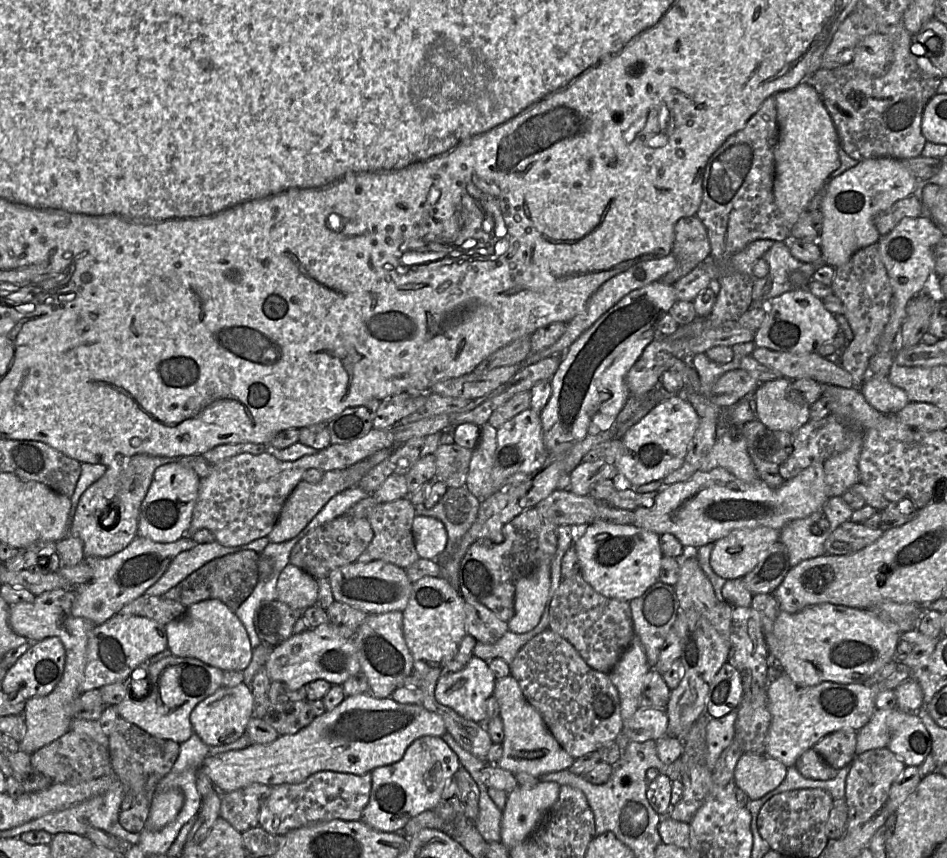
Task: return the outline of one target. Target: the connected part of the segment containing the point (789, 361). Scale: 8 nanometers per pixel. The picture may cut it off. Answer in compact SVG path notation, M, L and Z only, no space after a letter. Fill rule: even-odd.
M756 347L751 356L761 365L789 380L809 378L821 384L856 388L851 374L839 363L831 362L817 353L796 354Z

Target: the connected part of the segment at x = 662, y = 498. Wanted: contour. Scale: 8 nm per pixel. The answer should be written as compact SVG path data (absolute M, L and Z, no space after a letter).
M815 462L802 470L797 476L786 480L780 487L772 488L760 478L745 482L722 467L710 471L697 470L688 480L665 486L658 491L651 507L638 507L634 512L633 525L654 532L658 535L670 533L684 546L683 556L697 553L697 549L707 543L713 543L737 528L756 528L760 526L781 530L783 526L795 519L823 511L823 506L829 499L827 495L826 478L823 471L824 462Z

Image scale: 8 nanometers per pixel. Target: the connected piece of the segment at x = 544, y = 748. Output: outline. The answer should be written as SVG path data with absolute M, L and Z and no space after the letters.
M509 674L496 680L493 695L500 706L500 718L503 722L503 755L497 766L515 774L525 772L539 778L541 775L568 770L575 759L557 742L547 728L540 713L526 700L517 680Z

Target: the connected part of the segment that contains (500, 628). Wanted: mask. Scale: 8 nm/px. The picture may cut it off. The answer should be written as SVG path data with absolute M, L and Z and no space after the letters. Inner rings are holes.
M465 600L467 634L478 642L494 643L509 629L508 622L501 620L493 611L474 600Z

